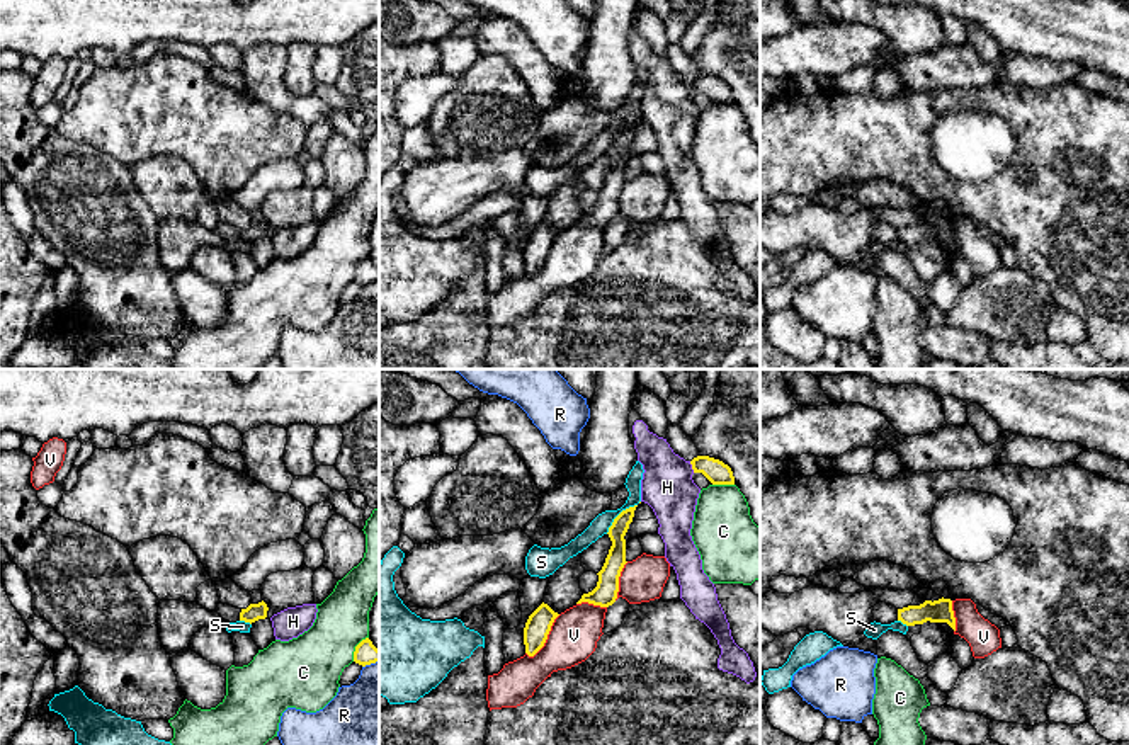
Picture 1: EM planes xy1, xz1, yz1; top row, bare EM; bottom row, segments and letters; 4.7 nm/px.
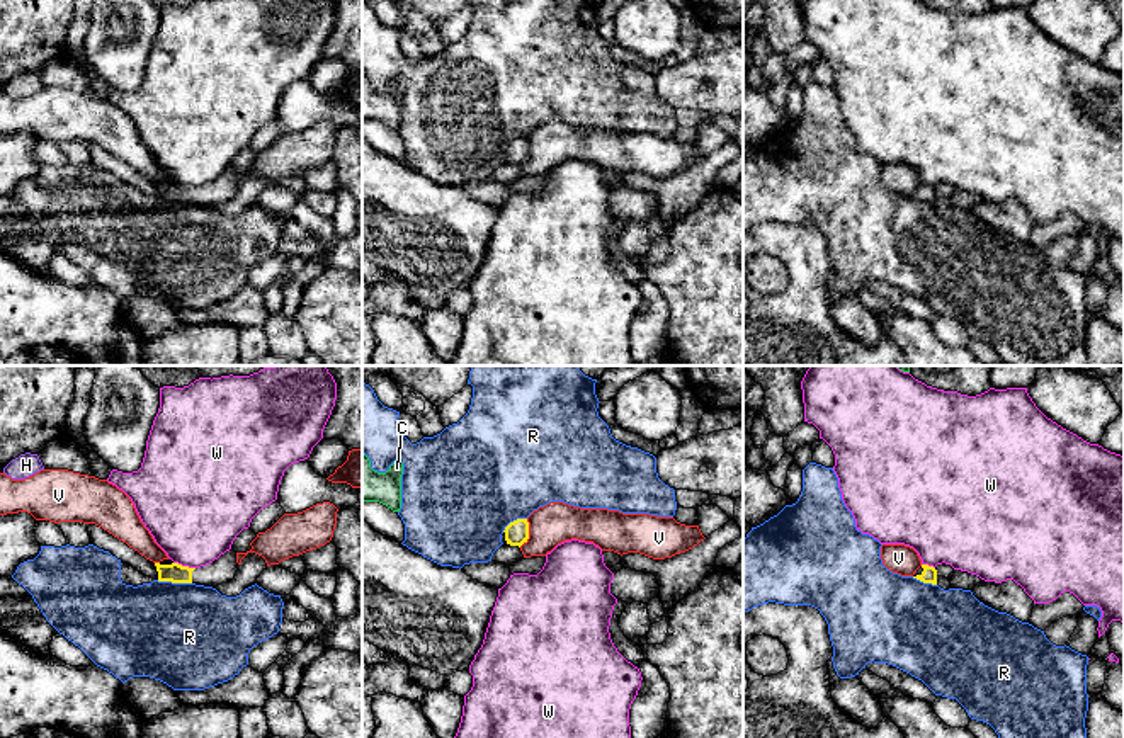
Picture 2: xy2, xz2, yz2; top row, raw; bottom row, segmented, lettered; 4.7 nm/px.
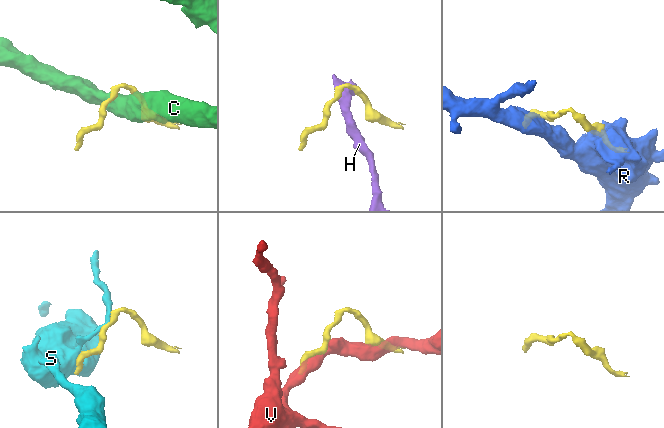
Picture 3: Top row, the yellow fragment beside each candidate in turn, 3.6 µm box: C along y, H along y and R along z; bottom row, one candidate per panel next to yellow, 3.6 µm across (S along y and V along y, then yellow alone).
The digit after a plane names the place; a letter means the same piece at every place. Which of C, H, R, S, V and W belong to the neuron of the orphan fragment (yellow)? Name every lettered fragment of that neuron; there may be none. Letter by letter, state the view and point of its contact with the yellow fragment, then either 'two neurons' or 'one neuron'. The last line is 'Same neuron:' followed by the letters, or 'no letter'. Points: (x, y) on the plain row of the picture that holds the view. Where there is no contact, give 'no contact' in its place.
C: contact xz1 (723, 102); two neurons
H: contact xz1 (692, 85); two neurons
R: contact xy2 (174, 201); two neurons
S: contact xz1 (619, 133); two neurons
V: contact xz1 (546, 255); two neurons
W: contact xy2 (184, 186); two neurons
Same neuron: no letter

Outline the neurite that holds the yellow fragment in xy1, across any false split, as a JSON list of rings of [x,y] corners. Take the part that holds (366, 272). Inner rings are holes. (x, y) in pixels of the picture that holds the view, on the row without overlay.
[[[369,257],[362,259],[355,265],[354,281],[362,286],[379,281],[379,269],[372,264]]]

